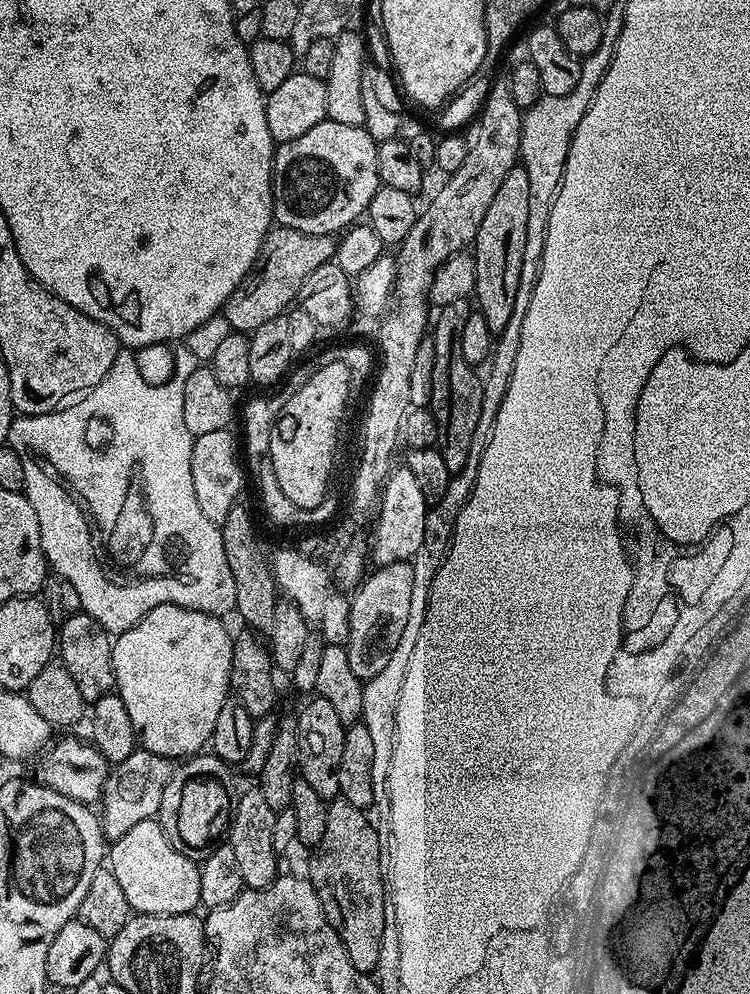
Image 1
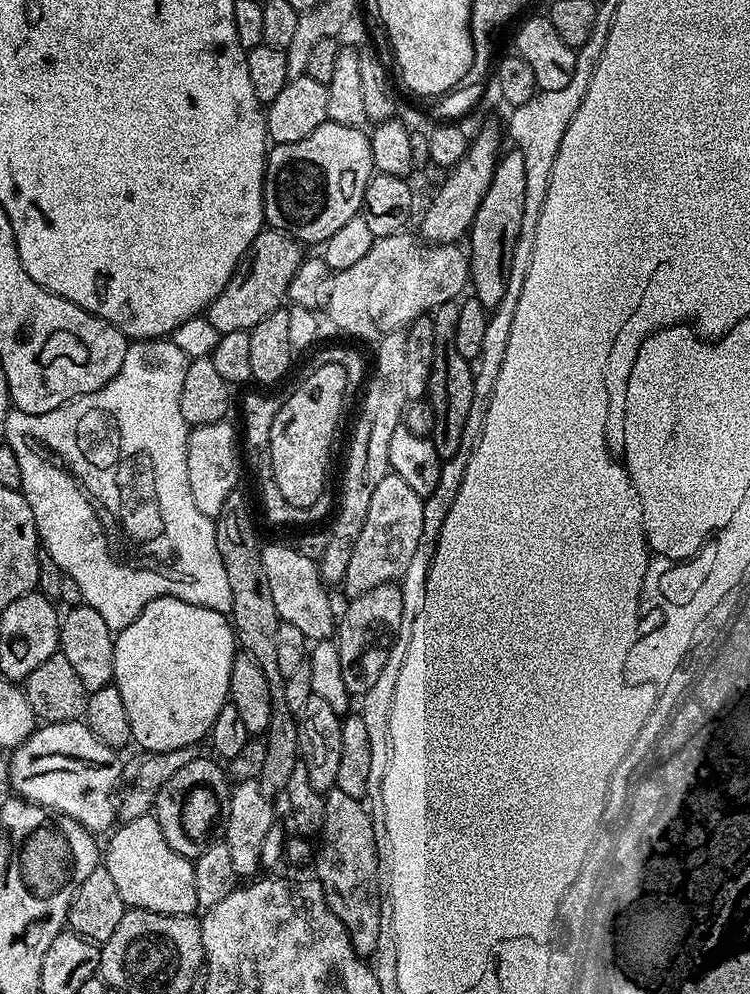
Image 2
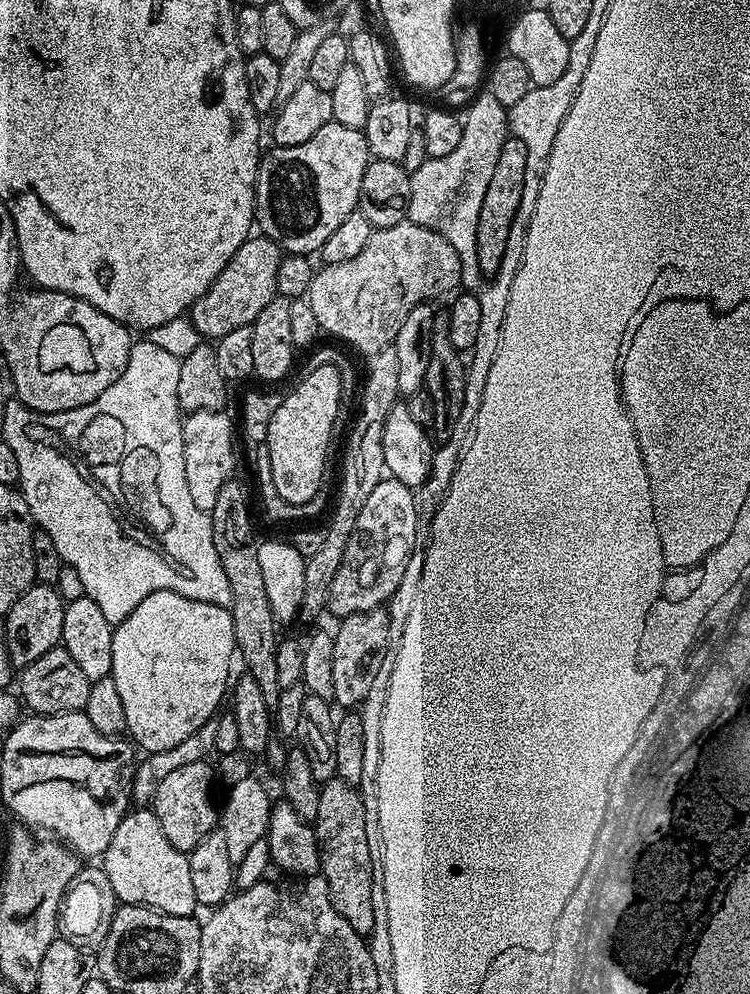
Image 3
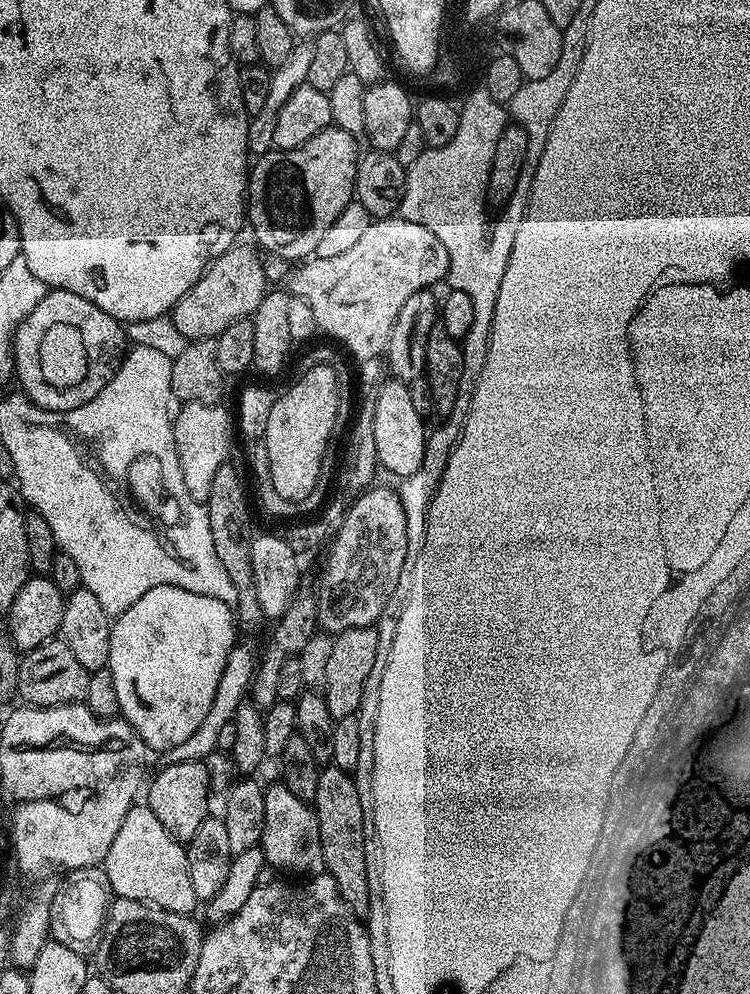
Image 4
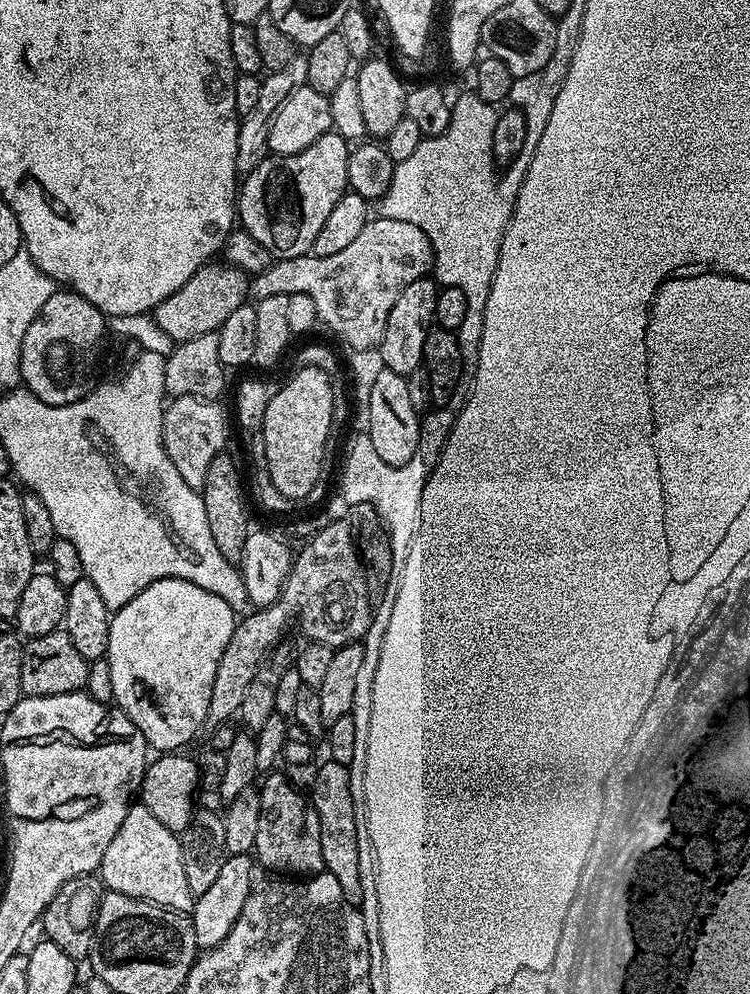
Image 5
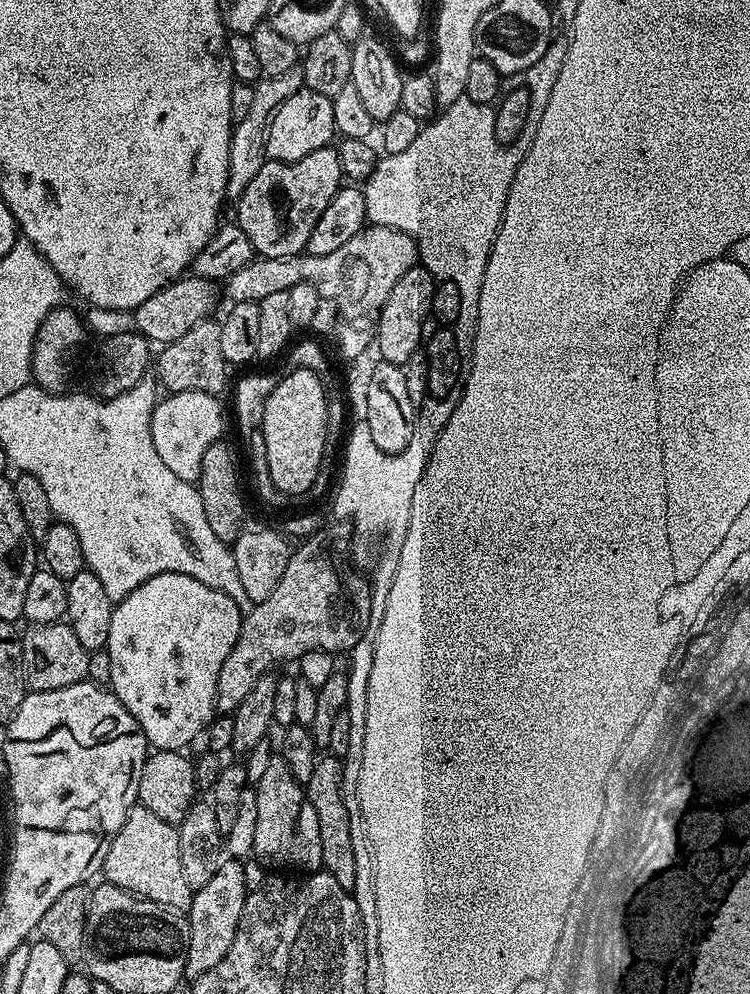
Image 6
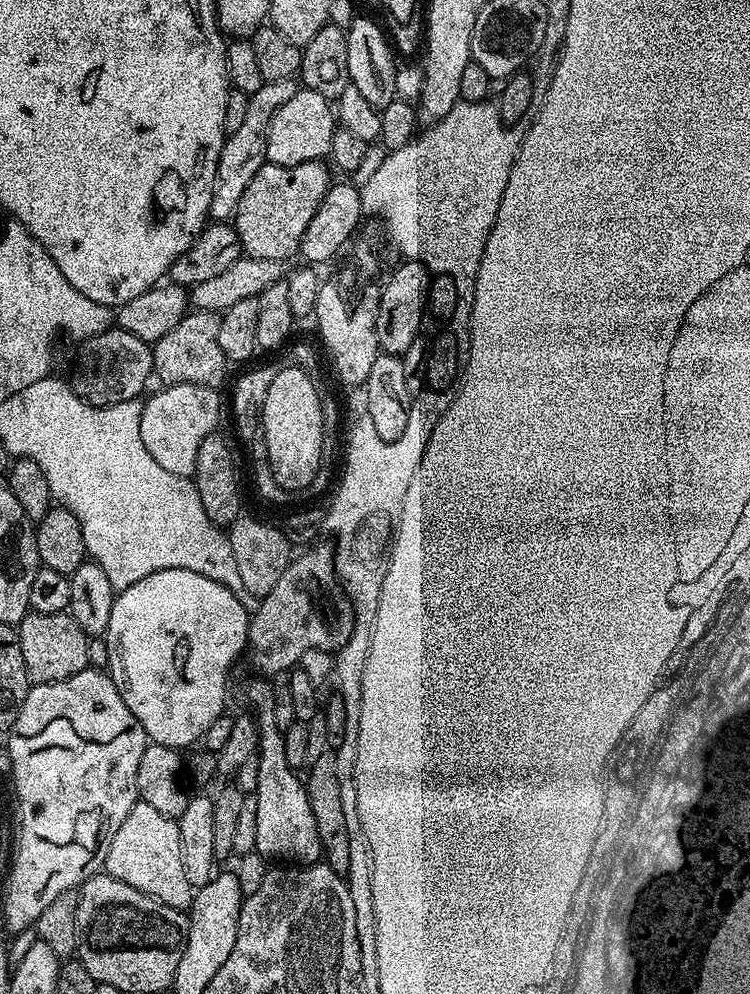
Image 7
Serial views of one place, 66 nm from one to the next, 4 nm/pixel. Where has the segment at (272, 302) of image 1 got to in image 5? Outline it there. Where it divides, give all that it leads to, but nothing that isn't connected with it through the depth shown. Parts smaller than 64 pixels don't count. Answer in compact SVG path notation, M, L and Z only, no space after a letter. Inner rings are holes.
M209 262L203 268L197 270L182 286L182 290L174 290L170 298L166 298L154 310L158 326L162 326L165 334L170 334L174 341L198 338L198 334L210 334L219 332L222 322L238 310L250 296L249 277L240 268L234 268L227 262Z

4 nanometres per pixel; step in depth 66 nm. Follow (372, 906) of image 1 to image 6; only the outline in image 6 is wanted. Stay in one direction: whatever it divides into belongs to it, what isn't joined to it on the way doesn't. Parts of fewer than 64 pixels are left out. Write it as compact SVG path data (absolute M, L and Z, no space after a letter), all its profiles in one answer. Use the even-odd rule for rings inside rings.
M324 754L317 759L314 774L310 774L306 785L306 804L311 815L318 818L318 834L322 838L323 871L332 875L334 882L342 890L354 890L355 863L354 841L351 832L354 827L354 816L348 812L349 801L343 782L344 761L341 757Z

